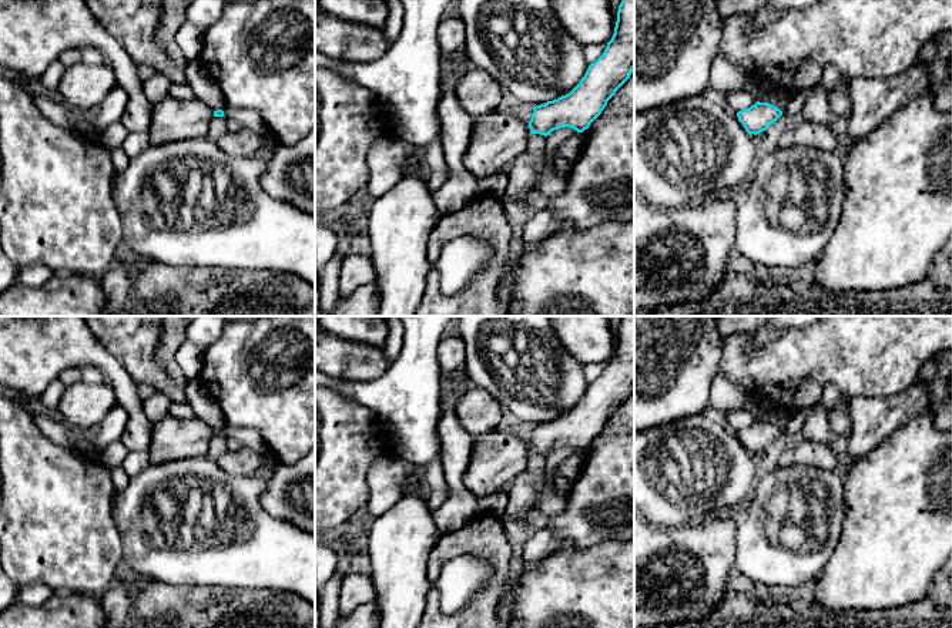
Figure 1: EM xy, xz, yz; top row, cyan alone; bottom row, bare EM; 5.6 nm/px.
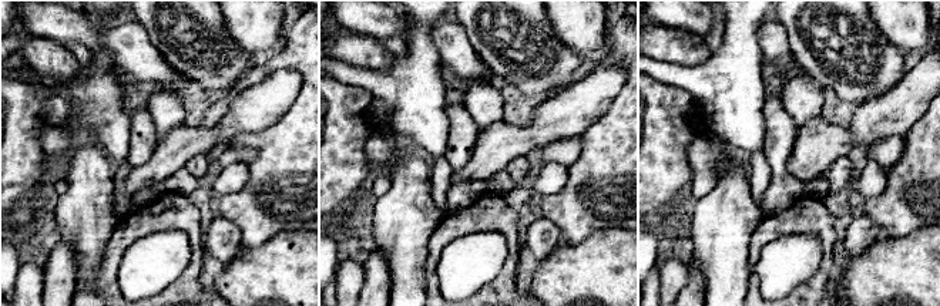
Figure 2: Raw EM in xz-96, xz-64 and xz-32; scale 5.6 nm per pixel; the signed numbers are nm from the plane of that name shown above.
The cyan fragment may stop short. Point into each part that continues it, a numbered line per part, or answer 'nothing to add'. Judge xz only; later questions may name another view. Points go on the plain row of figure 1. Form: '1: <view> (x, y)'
1: xz (498, 457)

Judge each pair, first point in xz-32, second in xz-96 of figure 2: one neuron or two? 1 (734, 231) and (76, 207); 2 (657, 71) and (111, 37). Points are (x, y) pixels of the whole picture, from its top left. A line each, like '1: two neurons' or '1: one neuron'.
1: one neuron
2: two neurons

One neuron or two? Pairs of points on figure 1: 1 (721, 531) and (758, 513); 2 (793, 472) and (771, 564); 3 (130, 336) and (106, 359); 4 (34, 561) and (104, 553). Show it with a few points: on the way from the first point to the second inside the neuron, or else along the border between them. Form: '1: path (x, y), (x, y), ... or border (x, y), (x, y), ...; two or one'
1: border (737, 526), (734, 558); two
2: path (767, 487), (756, 504), (756, 538); one
3: border (90, 331), (133, 379); two
4: path (52, 553), (87, 553); one

